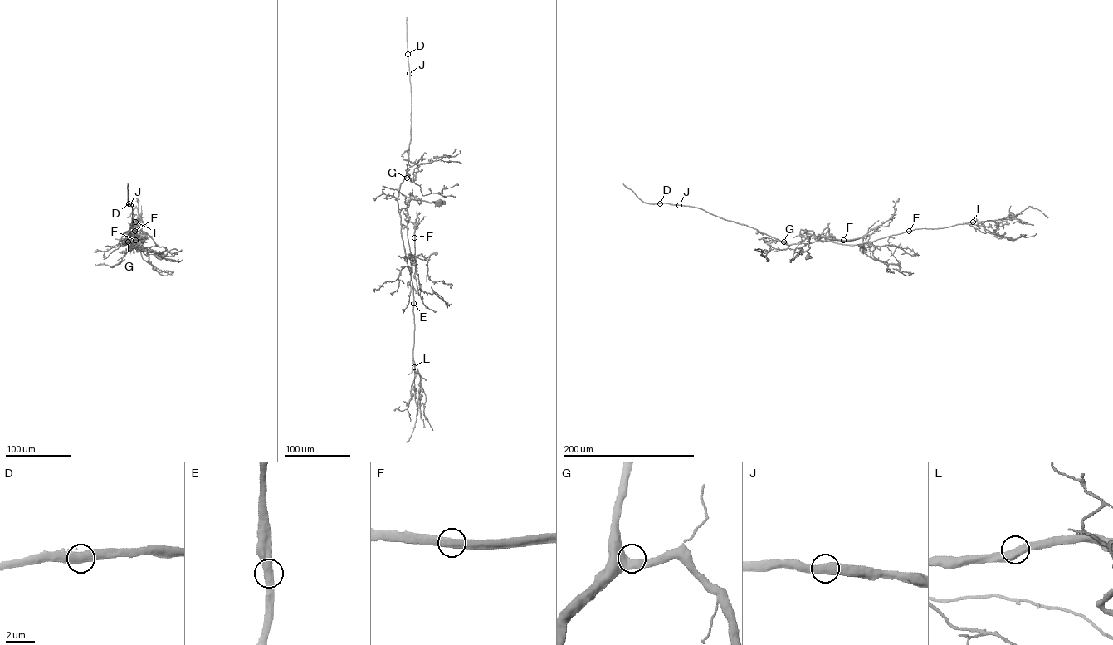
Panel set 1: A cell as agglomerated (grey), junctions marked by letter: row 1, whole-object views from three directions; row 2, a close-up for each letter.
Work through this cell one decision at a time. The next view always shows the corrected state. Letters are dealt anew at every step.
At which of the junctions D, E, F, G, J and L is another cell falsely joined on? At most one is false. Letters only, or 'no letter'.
no letter

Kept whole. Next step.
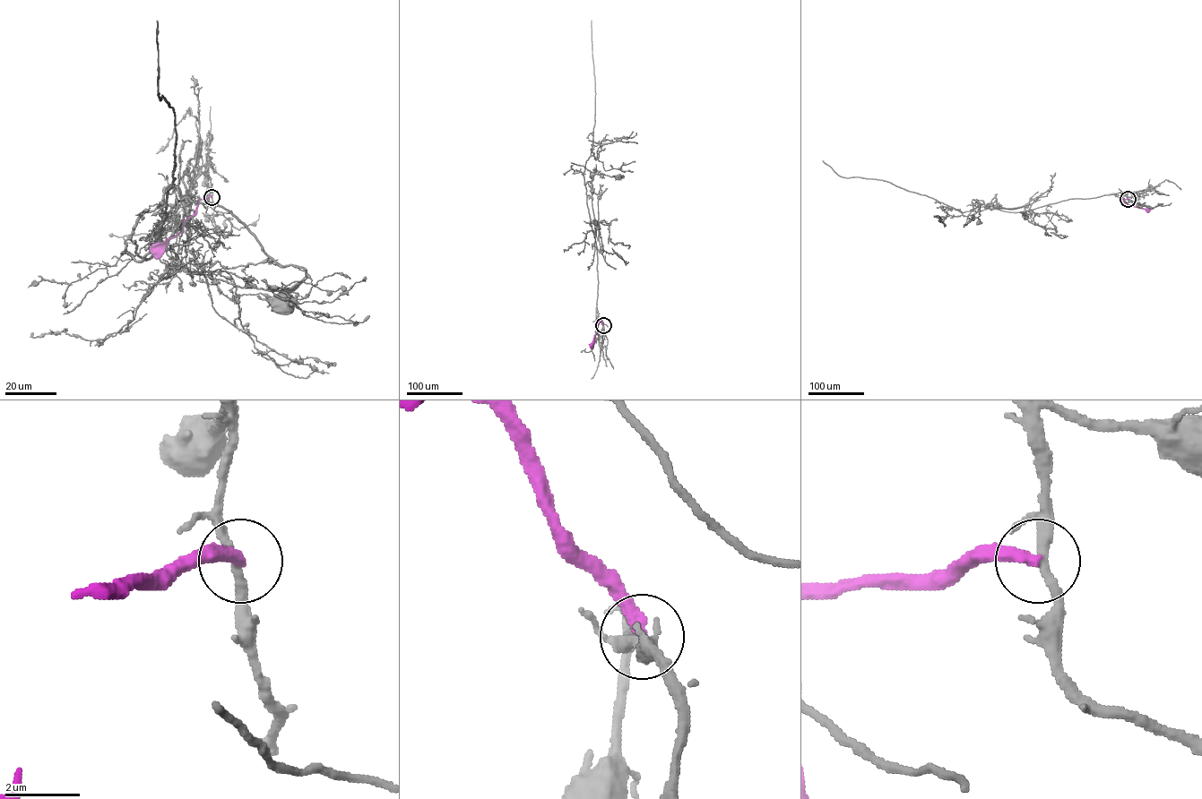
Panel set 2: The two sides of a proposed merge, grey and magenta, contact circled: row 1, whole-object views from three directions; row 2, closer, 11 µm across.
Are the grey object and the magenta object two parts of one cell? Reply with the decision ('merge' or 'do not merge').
do not merge

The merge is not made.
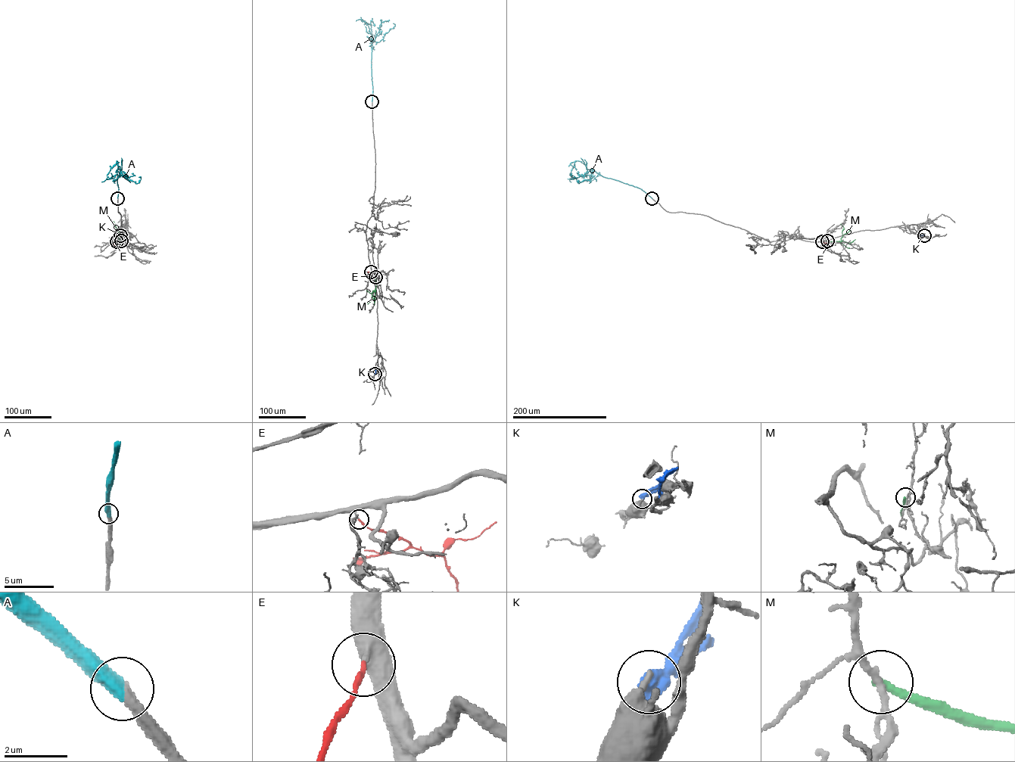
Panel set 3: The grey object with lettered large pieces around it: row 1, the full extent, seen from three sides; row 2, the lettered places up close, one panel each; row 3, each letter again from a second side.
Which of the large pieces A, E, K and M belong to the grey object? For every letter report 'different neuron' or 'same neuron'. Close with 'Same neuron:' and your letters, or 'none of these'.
A: same neuron
E: same neuron
K: different neuron
M: different neuron
Same neuron: A, E

